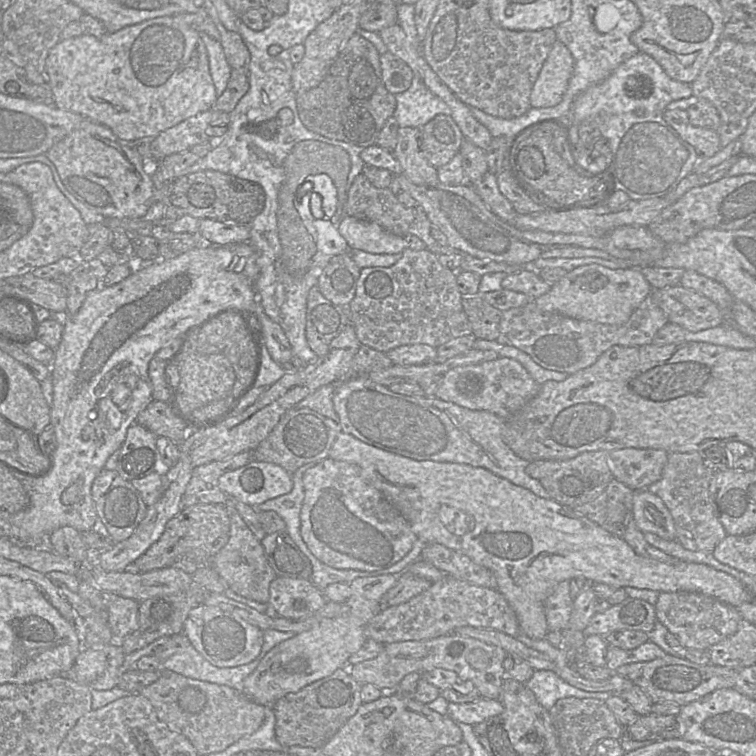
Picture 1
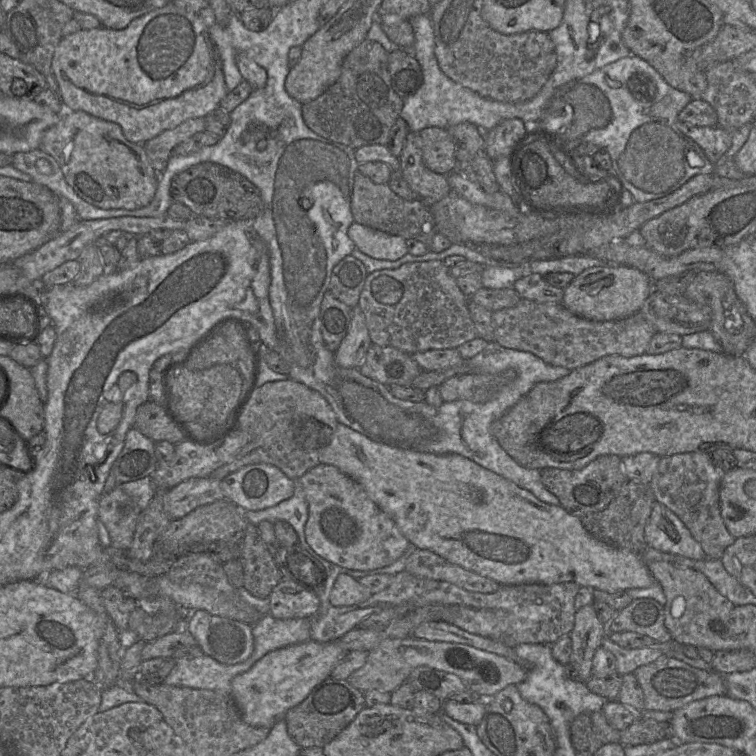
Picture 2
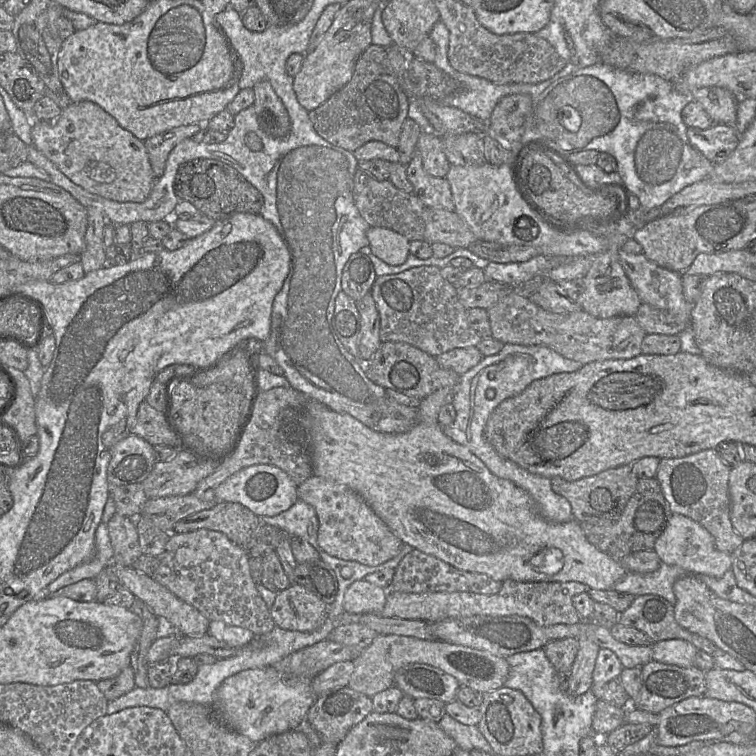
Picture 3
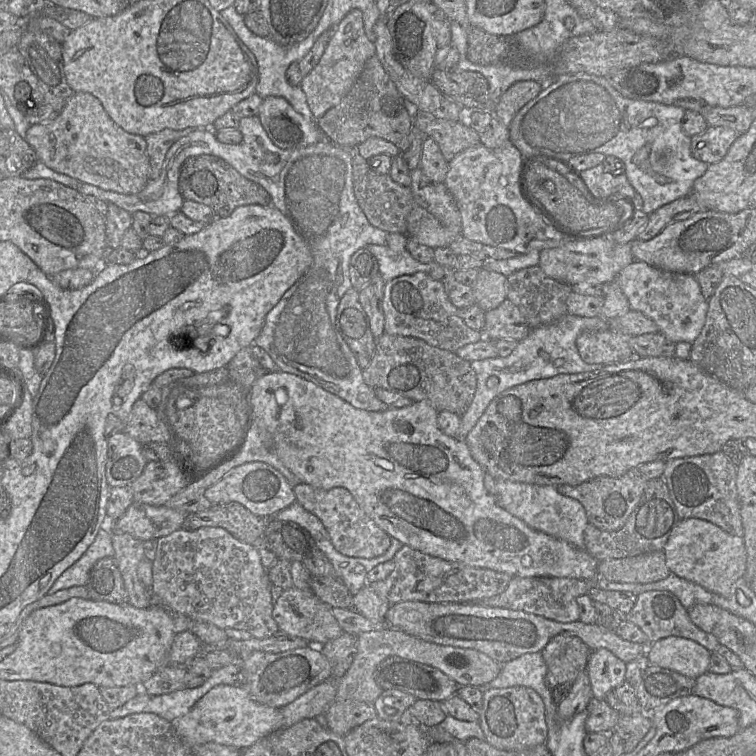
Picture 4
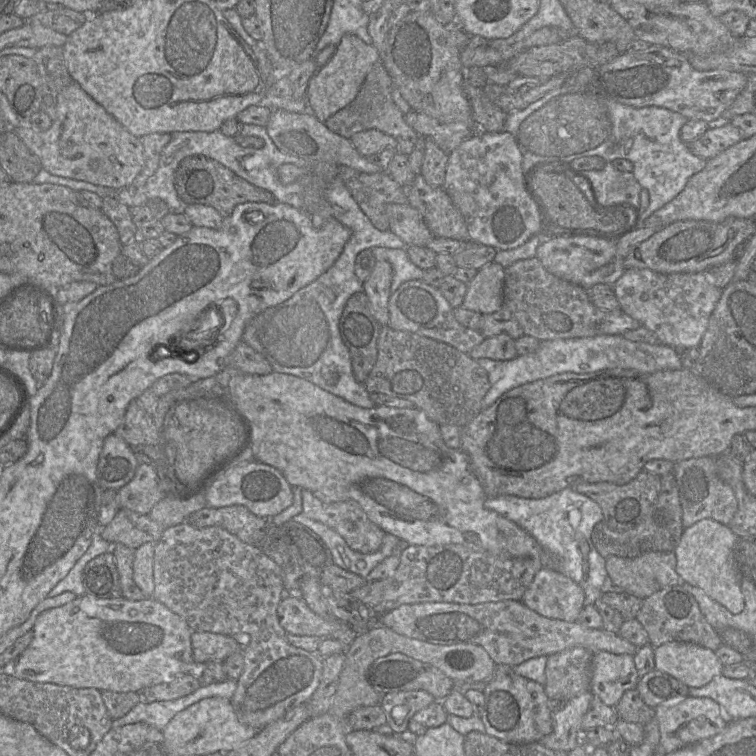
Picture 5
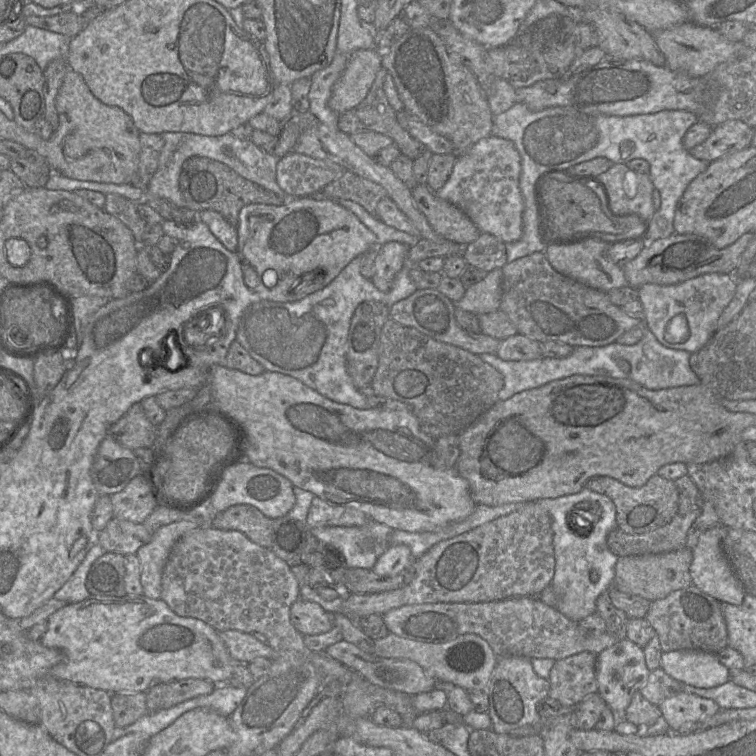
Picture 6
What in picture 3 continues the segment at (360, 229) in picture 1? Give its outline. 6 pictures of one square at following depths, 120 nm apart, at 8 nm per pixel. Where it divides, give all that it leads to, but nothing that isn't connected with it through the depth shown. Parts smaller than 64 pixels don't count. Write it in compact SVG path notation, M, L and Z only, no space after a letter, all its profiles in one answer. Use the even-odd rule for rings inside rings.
M370 227L366 236L373 254L389 265L403 264L410 254L410 241L391 229Z

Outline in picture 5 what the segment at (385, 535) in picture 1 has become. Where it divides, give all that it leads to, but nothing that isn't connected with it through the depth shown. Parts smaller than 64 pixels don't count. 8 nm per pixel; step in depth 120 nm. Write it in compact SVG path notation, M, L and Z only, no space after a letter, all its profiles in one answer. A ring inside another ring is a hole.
M302 489L302 513L335 530L347 545L360 553L373 553L382 544L385 532L369 520L352 500L325 503Z

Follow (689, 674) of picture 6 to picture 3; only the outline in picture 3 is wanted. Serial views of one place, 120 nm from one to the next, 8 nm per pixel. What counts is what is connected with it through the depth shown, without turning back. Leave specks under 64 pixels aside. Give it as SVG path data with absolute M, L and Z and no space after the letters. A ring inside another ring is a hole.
M682 639L663 640L652 645L652 660L680 667L690 667L695 665L697 651L694 645Z

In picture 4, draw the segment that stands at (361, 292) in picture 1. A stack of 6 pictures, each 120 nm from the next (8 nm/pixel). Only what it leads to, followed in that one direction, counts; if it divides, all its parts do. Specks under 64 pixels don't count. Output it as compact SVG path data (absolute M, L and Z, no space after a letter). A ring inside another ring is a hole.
M425 272L402 275L385 283L383 297L384 333L415 337L429 345L455 352L483 338L483 333L468 327L452 304L442 282Z

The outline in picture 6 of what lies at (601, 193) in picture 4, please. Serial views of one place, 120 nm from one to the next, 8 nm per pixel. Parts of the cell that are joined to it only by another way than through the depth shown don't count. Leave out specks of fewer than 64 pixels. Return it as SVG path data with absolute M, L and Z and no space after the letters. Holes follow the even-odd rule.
M614 163L606 172L594 178L604 186L608 207L614 215L630 215L633 219L644 220L646 223L652 218L656 211L652 201L655 186L648 174L634 171L624 163Z

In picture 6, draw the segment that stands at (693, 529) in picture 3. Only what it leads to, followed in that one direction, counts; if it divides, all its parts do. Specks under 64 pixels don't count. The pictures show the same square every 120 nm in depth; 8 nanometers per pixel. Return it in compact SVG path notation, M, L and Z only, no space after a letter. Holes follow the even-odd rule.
M718 525L708 529L700 536L697 545L692 549L693 560L690 565L690 575L692 584L702 592L720 603L739 606L742 604L746 592L722 551L725 529L724 526Z

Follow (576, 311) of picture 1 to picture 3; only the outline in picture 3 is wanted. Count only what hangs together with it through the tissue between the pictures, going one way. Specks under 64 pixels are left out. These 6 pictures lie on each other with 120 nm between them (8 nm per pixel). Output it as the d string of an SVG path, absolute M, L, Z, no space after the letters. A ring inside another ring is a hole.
M614 234L606 238L609 239L609 248L593 256L591 268L583 278L585 289L580 293L581 308L588 314L601 319L633 316L642 301L625 273L619 256L623 244L630 238L622 234Z

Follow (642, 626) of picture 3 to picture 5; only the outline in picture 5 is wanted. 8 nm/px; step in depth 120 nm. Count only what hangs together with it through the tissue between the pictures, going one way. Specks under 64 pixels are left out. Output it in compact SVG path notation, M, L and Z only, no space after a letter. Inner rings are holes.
M682 585L665 587L642 600L642 606L636 615L654 648L672 641L698 644L716 651L722 644L719 632L713 628L700 611L693 595Z

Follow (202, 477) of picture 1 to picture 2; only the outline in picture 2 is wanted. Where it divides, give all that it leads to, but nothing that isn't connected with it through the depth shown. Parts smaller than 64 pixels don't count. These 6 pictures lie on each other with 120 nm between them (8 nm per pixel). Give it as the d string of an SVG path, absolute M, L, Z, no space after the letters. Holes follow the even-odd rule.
M211 477L189 478L171 488L164 496L164 510L171 520L177 520L196 508L225 499L221 480Z

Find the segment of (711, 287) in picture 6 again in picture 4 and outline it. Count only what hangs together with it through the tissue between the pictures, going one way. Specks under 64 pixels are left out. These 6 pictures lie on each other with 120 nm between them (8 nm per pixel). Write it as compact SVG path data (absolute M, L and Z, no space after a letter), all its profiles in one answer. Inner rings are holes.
M635 260L619 273L616 281L627 297L631 310L652 319L659 332L671 342L692 344L700 334L705 324L708 299L703 296L695 275L666 271Z

